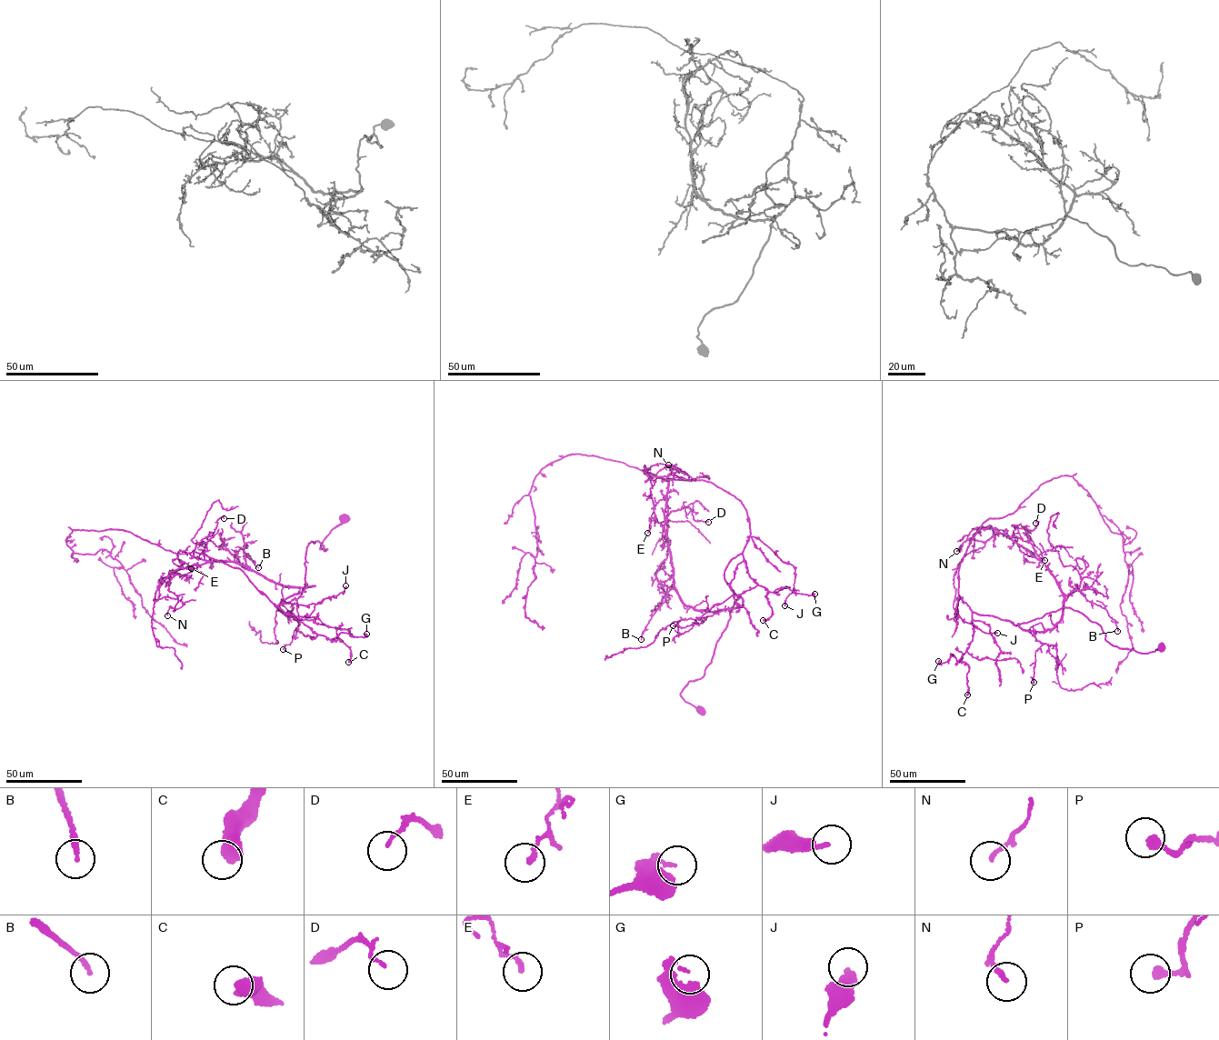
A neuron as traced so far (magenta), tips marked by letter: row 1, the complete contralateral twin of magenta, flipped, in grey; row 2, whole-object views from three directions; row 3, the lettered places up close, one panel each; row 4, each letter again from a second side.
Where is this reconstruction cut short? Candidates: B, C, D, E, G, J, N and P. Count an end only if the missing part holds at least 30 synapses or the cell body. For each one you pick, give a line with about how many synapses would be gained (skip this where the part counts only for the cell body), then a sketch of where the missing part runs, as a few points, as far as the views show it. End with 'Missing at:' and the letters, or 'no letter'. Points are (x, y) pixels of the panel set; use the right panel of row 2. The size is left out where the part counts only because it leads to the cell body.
B: 30 syn | (1117, 631), (1119, 648), (1114, 658), (1125, 659)
C: 70 syn | (967, 694), (973, 700), (976, 711)
Missing at: B, C

